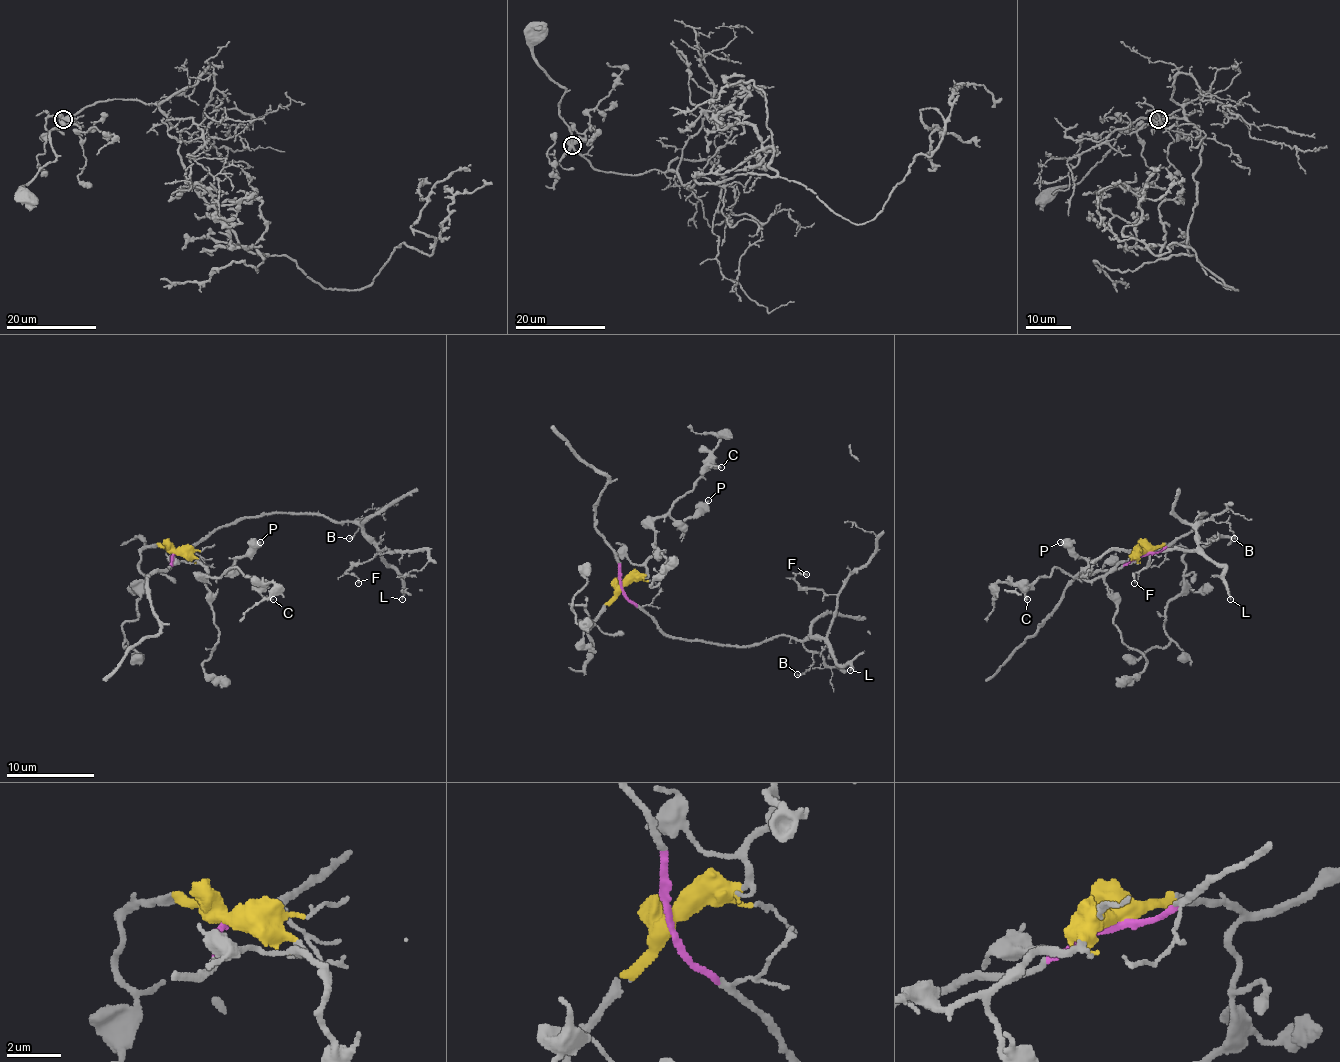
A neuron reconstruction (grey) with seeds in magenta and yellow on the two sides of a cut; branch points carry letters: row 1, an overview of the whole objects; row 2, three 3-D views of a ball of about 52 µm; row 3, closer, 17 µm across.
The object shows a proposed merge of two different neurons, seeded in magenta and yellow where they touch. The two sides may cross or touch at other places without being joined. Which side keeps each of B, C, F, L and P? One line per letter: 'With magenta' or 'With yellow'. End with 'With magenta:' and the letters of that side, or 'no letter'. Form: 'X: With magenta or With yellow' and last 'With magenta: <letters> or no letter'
B: With magenta
C: With yellow
F: With magenta
L: With magenta
P: With yellow
With magenta: B, F, L

